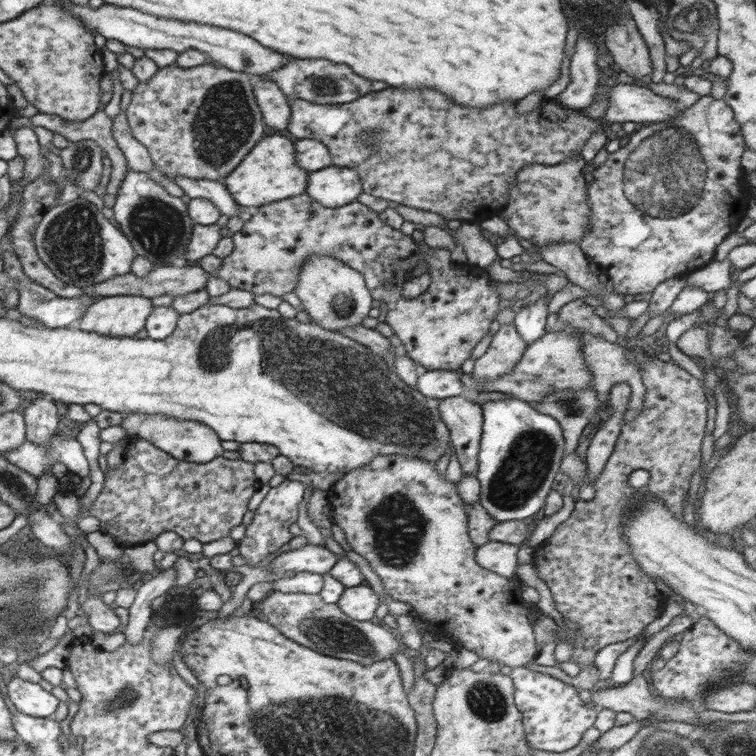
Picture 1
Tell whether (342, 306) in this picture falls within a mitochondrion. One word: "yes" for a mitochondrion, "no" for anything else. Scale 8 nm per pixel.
yes

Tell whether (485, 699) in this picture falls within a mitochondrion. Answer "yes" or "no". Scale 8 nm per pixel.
yes

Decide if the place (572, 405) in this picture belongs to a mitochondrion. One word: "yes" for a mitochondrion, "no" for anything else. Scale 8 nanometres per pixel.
yes

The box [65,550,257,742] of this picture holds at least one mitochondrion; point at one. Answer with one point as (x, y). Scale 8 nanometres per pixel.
(122, 697)

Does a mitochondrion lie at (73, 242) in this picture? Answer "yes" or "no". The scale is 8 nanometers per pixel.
yes

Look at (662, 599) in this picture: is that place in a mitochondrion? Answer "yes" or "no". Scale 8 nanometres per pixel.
no

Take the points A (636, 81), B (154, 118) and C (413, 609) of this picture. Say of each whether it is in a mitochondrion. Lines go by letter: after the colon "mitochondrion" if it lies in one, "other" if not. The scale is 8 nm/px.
A: other
B: other
C: other

